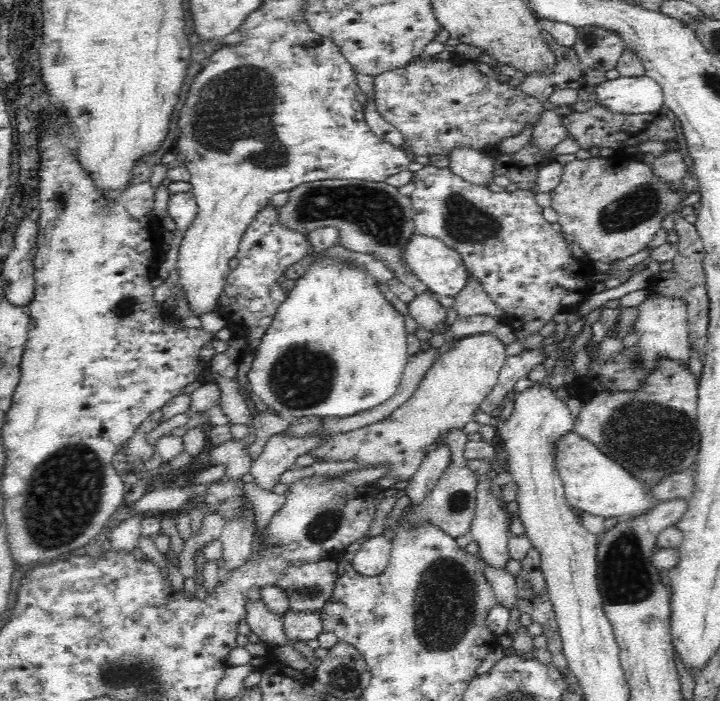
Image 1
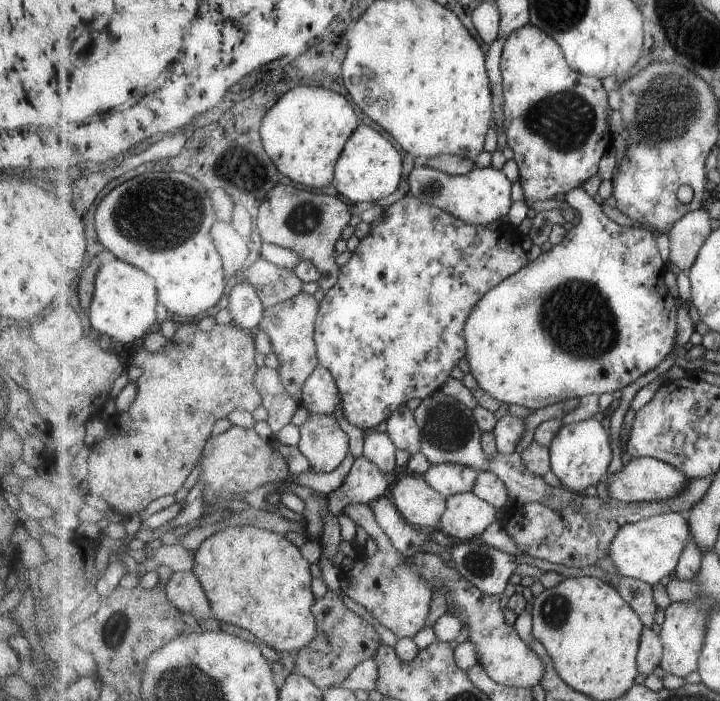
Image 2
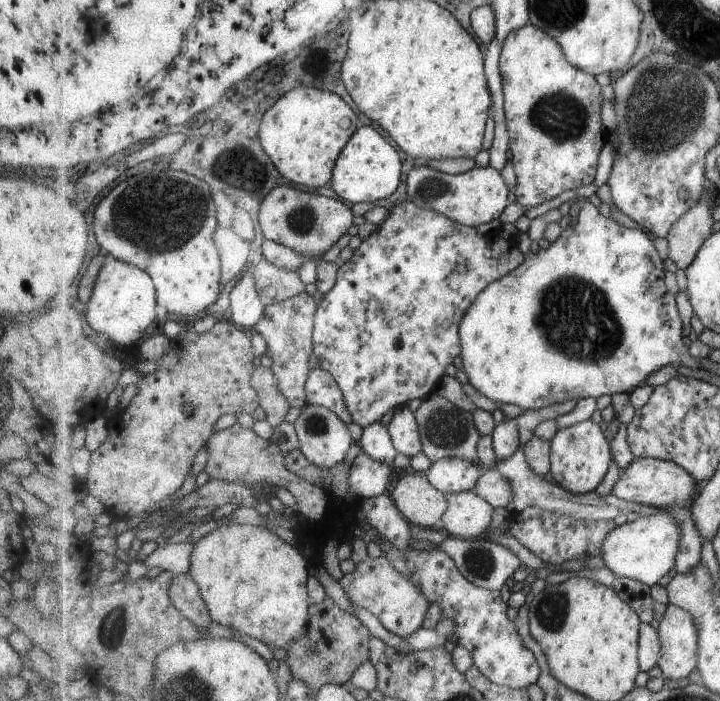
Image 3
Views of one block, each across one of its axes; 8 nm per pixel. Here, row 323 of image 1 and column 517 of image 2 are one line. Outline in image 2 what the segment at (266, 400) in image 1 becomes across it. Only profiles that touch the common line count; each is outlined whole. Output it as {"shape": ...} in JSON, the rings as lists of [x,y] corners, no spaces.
{"shape":[[[581,188],[568,192],[565,196],[566,202],[575,209],[578,209],[579,223],[577,226],[569,226],[567,236],[561,240],[561,244],[552,246],[549,251],[539,254],[538,258],[529,262],[527,266],[519,270],[519,272],[509,276],[507,280],[503,280],[499,286],[495,286],[493,290],[489,290],[477,304],[477,308],[471,312],[469,320],[465,326],[465,340],[467,340],[467,356],[465,356],[469,363],[469,372],[475,378],[477,386],[482,388],[497,398],[499,402],[506,404],[517,404],[525,406],[531,411],[557,404],[557,402],[564,402],[571,398],[585,398],[586,396],[615,392],[623,390],[626,386],[633,384],[637,378],[647,374],[647,372],[657,368],[667,356],[673,354],[674,356],[682,355],[682,347],[676,348],[675,340],[677,340],[677,312],[679,312],[678,298],[675,298],[667,284],[665,284],[665,261],[661,258],[659,246],[657,246],[657,234],[651,229],[643,226],[623,226],[613,222],[601,208],[593,196],[589,196],[583,192]]]}

